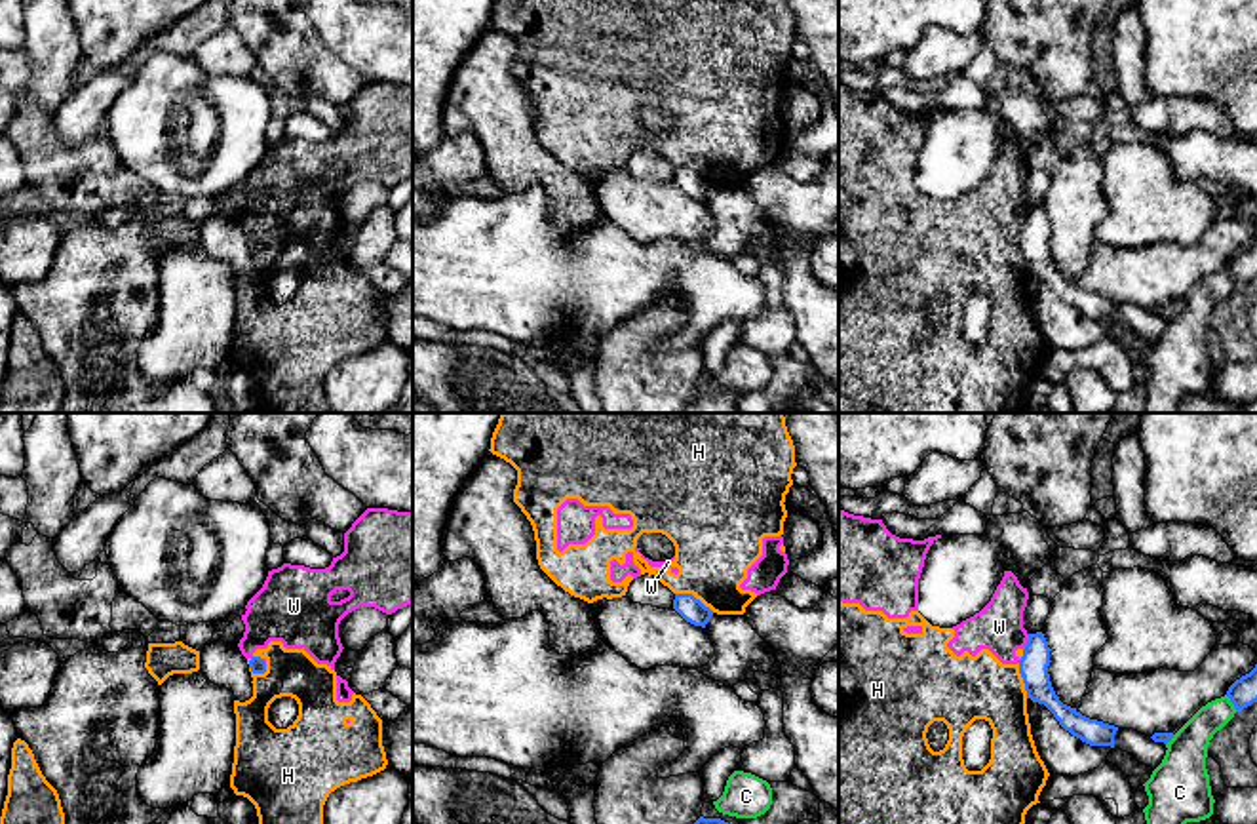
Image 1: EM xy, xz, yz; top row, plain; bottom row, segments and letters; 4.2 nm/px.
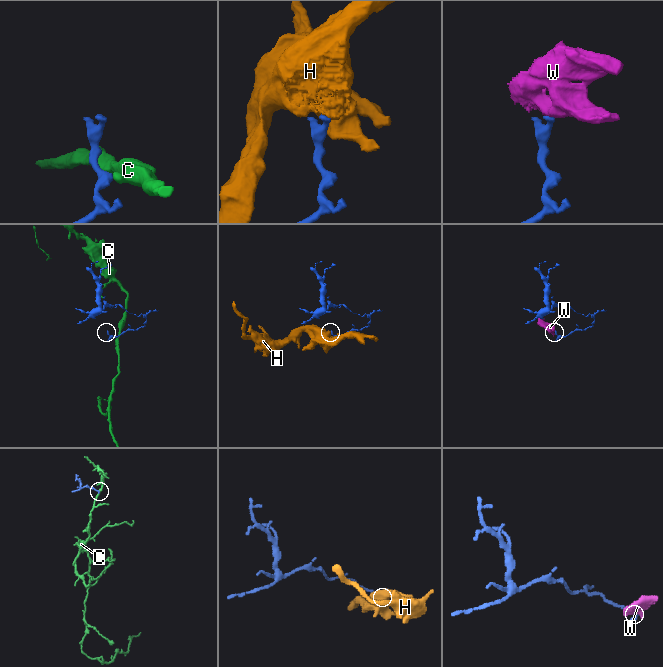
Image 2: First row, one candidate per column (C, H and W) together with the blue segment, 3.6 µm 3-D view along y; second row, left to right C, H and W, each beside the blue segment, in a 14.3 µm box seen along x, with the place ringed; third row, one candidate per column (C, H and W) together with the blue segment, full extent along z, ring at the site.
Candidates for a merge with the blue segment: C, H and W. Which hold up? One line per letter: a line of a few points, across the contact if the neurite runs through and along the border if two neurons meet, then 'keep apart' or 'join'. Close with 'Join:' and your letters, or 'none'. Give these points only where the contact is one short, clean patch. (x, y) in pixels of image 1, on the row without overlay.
C: keep apart
H: line xz (676, 166), (691, 166), (714, 185); keep apart
W: line yz (1029, 208), (1024, 223); keep apart
Join: none

